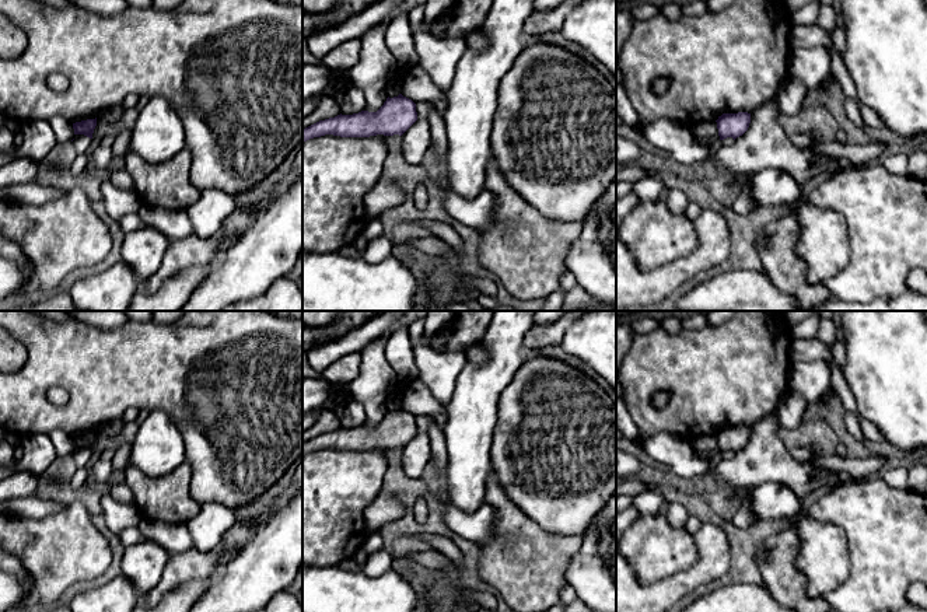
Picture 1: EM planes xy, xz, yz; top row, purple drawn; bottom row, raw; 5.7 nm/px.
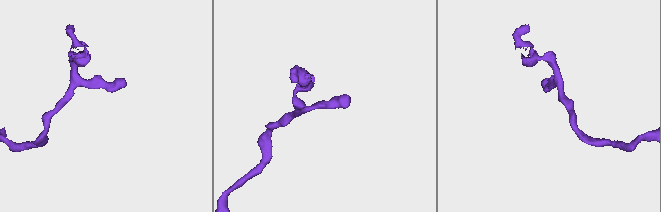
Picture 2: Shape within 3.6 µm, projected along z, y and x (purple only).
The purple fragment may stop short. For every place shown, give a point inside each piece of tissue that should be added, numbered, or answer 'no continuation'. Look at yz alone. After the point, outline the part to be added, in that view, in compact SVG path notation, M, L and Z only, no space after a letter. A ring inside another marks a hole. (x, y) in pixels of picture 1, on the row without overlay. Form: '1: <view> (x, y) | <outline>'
no continuation

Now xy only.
no continuation

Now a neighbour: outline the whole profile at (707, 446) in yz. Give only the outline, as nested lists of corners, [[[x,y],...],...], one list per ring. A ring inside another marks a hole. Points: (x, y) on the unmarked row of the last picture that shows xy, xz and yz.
[[[702,436],[689,441],[693,451],[699,451],[704,458],[716,459],[720,455],[717,436]]]

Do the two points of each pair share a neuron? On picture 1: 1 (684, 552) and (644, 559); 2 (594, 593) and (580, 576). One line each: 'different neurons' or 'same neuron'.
1: same neuron
2: same neuron

